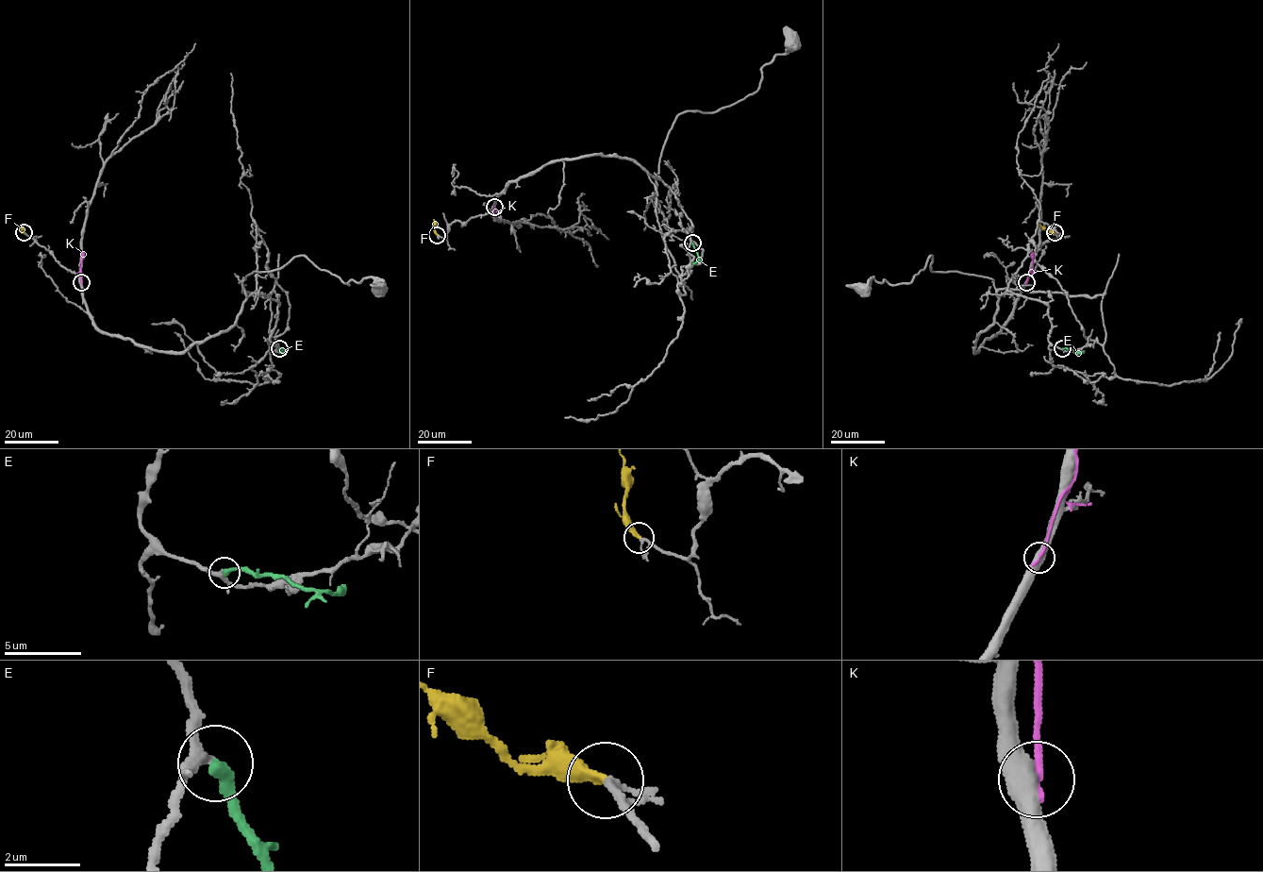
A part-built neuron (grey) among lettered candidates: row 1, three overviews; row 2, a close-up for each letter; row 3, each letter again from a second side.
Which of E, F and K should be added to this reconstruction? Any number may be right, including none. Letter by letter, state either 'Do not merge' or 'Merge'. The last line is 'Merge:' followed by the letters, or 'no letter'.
E: Do not merge
F: Merge
K: Do not merge
Merge: F

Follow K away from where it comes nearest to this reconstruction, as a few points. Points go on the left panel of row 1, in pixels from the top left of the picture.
K: (81, 282), (83, 252)

